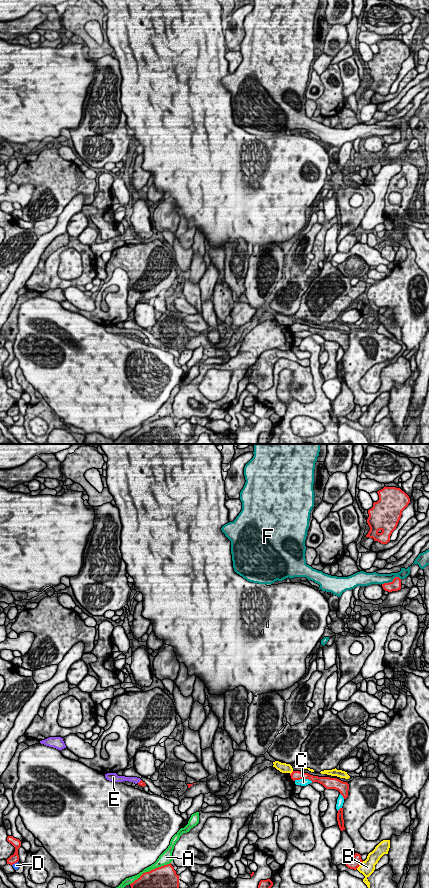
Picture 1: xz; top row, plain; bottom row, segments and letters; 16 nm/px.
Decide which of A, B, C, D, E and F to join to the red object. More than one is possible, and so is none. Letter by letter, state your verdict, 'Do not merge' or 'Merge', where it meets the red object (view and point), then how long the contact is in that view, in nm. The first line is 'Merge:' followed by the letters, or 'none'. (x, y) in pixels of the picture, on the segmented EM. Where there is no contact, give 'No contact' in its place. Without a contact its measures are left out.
Merge: E
A: Do not merge. Touches red at xz (151, 870). Shared border 750 nm
B: Do not merge. Touches red at xz (359, 865). Shared border 170 nm
C: Do not merge. Touches red at xz (303, 778). Shared border 300 nm
D: Do not merge. Touches red at xz (14, 863). Shared border 120 nm
E: Merge. Touches red at xz (139, 782). Shared border 80 nm
F: Do not merge. Touches red at xz (392, 581). Shared border 320 nm

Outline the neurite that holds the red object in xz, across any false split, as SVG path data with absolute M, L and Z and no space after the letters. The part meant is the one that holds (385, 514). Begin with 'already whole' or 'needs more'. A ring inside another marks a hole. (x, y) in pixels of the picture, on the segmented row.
already whole | M384 487L378 492L379 500L368 510L367 523L370 530L366 537L373 538L381 544L390 541L392 532L396 529L402 511L410 503L409 496L396 487Z

